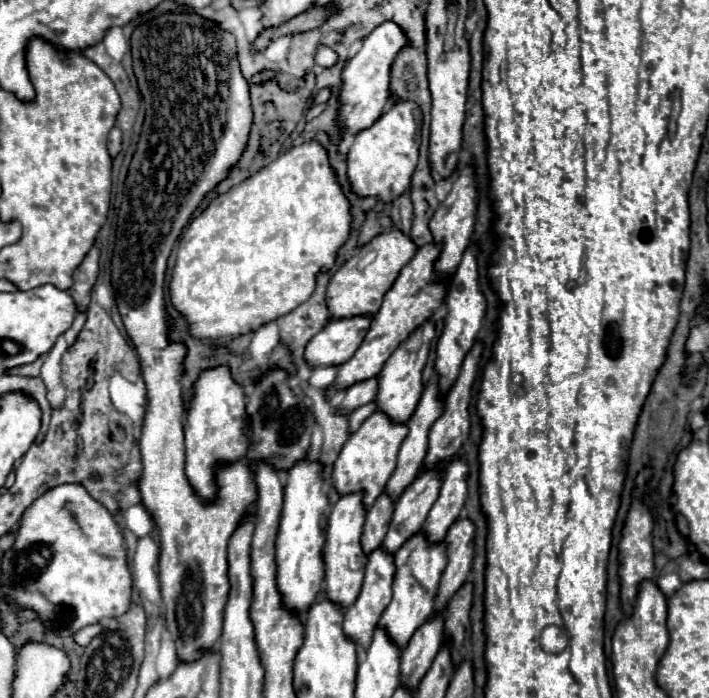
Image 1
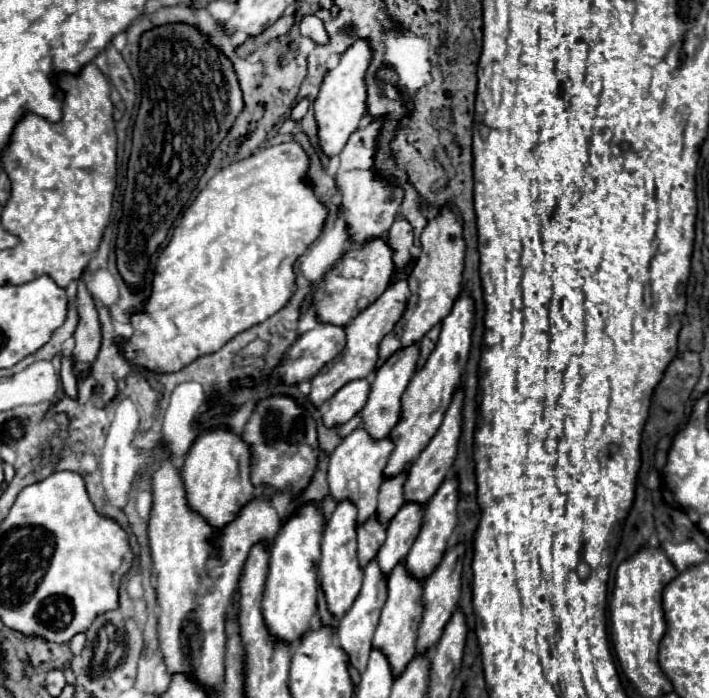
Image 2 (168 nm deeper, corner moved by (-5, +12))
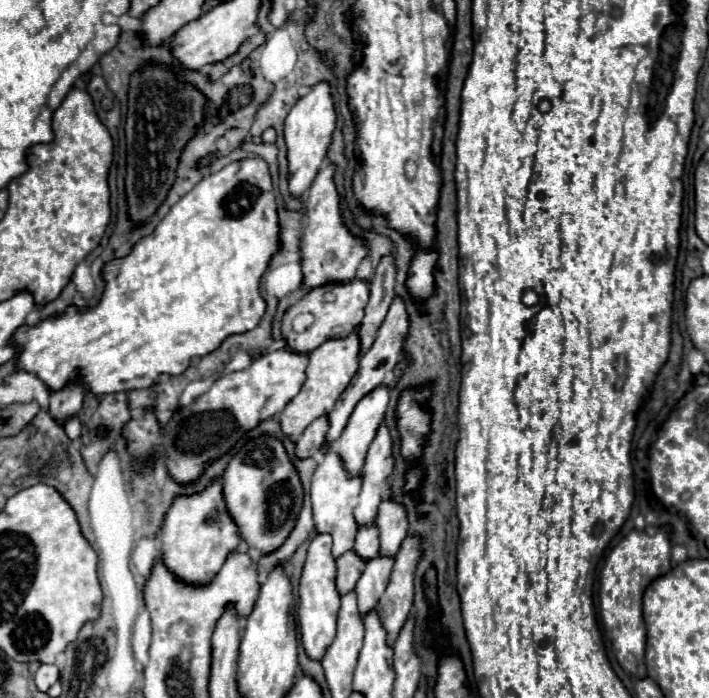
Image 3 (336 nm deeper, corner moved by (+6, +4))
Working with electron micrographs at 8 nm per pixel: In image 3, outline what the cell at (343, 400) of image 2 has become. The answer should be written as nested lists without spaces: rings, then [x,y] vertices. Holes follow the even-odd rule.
[[[322,416],[318,420],[314,420],[302,434],[302,438],[296,442],[296,458],[310,458],[310,456],[316,456],[320,446],[324,444],[324,432],[328,430],[328,418]]]

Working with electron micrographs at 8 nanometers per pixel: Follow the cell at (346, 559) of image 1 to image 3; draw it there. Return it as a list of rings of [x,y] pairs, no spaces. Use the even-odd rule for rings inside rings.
[[[318,534],[310,542],[298,586],[300,602],[298,602],[296,620],[298,620],[304,652],[312,660],[322,660],[336,636],[336,612],[340,610],[340,594],[336,592],[336,560],[332,560],[330,548],[332,548],[332,538],[324,534]]]

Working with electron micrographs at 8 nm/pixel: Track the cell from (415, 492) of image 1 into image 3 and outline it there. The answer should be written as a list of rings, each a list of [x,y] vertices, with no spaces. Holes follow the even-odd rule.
[[[378,556],[366,564],[366,570],[354,588],[358,598],[358,612],[362,618],[376,606],[376,600],[380,600],[380,596],[384,594],[390,572],[392,572],[392,558]]]

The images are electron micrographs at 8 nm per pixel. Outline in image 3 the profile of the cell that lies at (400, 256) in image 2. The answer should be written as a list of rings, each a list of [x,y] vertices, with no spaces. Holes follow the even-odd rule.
[[[392,256],[382,258],[382,262],[376,268],[376,276],[372,280],[372,290],[370,290],[370,300],[364,310],[364,320],[362,328],[358,332],[360,338],[360,356],[370,350],[378,336],[378,328],[384,322],[388,308],[394,298],[394,278],[396,278],[396,266]]]

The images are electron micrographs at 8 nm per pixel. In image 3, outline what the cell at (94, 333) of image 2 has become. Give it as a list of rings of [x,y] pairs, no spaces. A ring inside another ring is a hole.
[[[68,384],[66,388],[50,394],[48,412],[58,424],[62,424],[62,422],[66,422],[68,418],[72,418],[80,412],[82,398],[84,398],[82,384]]]

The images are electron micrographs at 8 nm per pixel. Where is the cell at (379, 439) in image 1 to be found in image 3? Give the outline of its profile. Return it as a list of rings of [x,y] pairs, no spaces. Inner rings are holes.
[[[326,452],[324,462],[318,464],[314,476],[312,476],[312,518],[316,524],[316,532],[320,534],[330,534],[334,544],[332,544],[332,556],[338,558],[344,552],[352,550],[354,536],[358,532],[356,522],[352,520],[352,512],[356,508],[356,496],[360,494],[360,476],[348,478],[346,468],[336,452]]]

